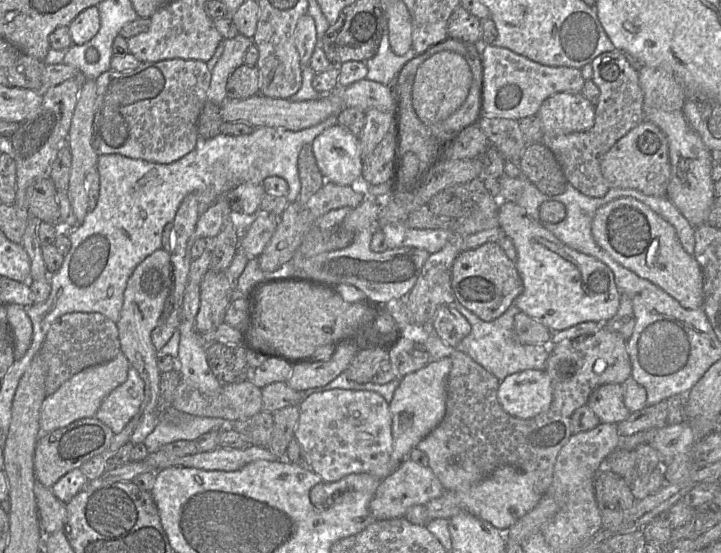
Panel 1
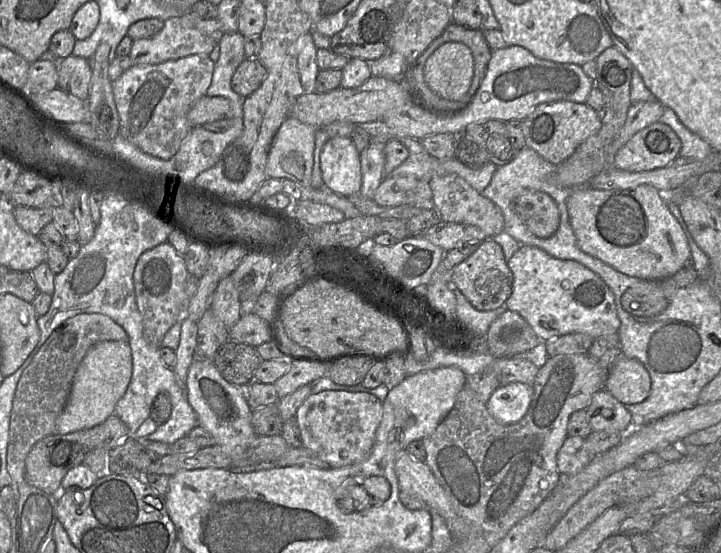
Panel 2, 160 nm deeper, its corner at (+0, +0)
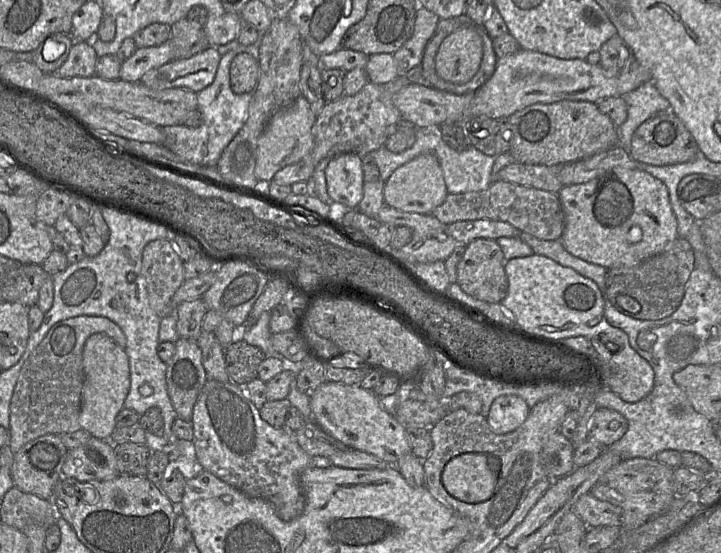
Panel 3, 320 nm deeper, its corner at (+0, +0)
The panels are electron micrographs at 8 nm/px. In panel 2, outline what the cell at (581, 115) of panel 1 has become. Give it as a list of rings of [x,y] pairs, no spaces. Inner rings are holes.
[[[571,101],[547,102],[536,106],[522,121],[526,147],[533,149],[548,162],[559,165],[574,154],[602,126],[601,115],[586,103]]]

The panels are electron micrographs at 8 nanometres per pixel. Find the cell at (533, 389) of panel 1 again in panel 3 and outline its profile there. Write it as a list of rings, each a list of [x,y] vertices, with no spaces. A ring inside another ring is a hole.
[[[517,395],[497,397],[489,410],[487,422],[496,434],[507,434],[519,428],[528,418],[530,407]]]

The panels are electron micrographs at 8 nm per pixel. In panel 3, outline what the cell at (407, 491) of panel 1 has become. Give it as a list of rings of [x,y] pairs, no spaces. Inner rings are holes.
[[[325,381],[309,394],[309,399],[312,419],[348,448],[370,453],[391,465],[396,465],[403,455],[411,453],[405,427],[383,408],[373,390],[360,385]]]

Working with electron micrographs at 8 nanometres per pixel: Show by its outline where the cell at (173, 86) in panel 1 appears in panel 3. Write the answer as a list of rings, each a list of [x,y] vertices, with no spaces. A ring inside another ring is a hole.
[[[217,47],[207,49],[186,59],[175,59],[145,73],[140,82],[155,90],[187,88],[199,92],[215,78],[221,59]]]

